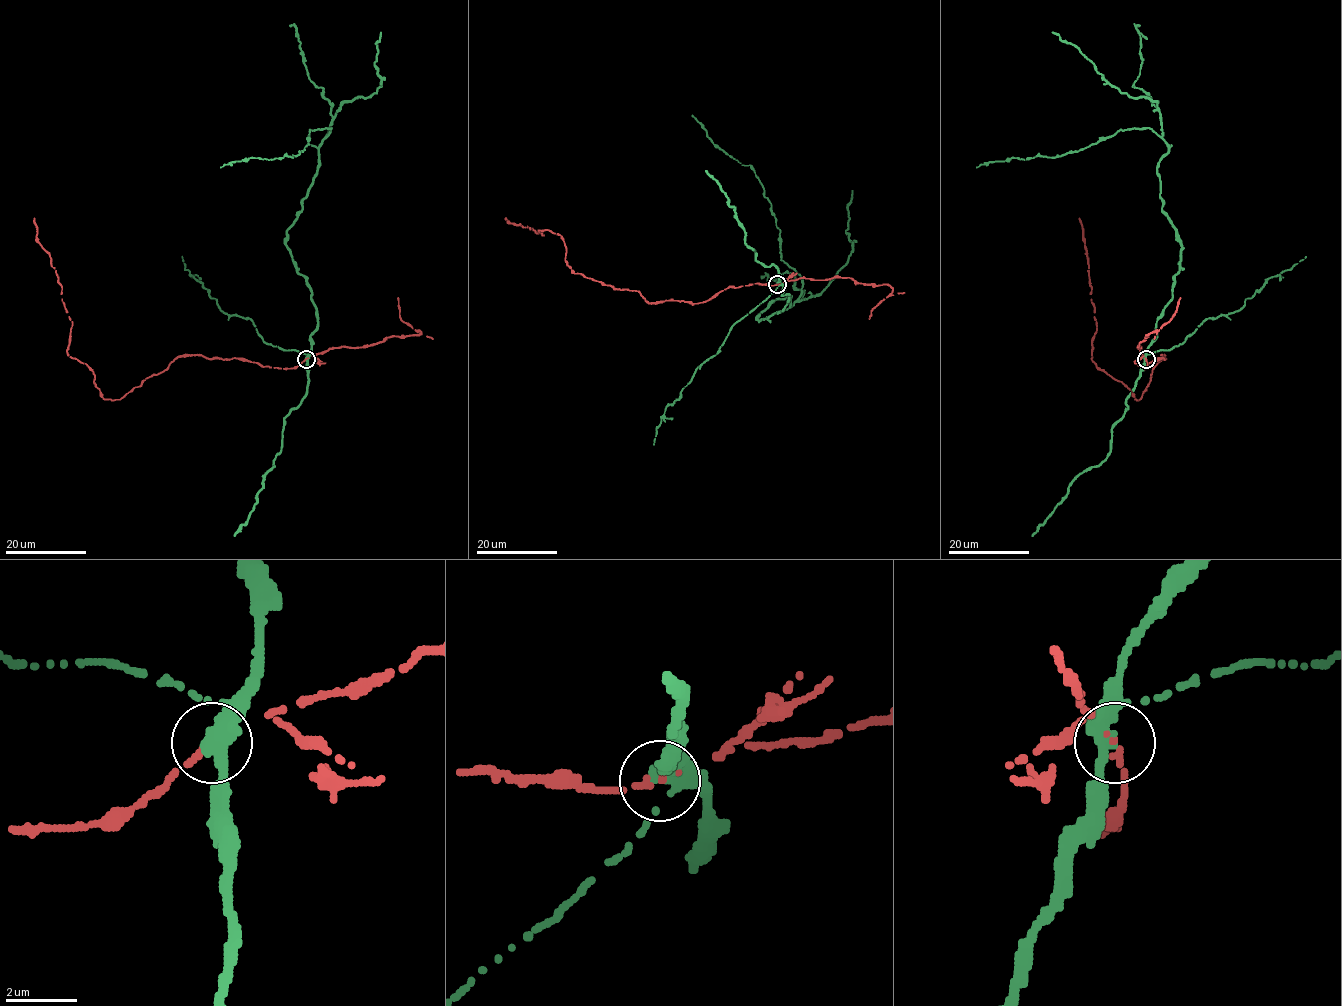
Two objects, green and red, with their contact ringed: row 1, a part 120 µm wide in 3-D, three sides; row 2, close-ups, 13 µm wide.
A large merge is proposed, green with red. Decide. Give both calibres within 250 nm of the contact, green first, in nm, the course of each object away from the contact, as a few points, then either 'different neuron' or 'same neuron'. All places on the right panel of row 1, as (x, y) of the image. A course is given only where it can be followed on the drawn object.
280/180 nm | green via (1146, 359), (1182, 246), (1160, 195), (1168, 145), (1149, 128), (1120, 130), (1057, 157), (977, 167) | red via (1146, 359), (1146, 368), (1165, 357), (1153, 369), (1138, 400), (1091, 359), (1096, 323), (1079, 218) | different neuron

